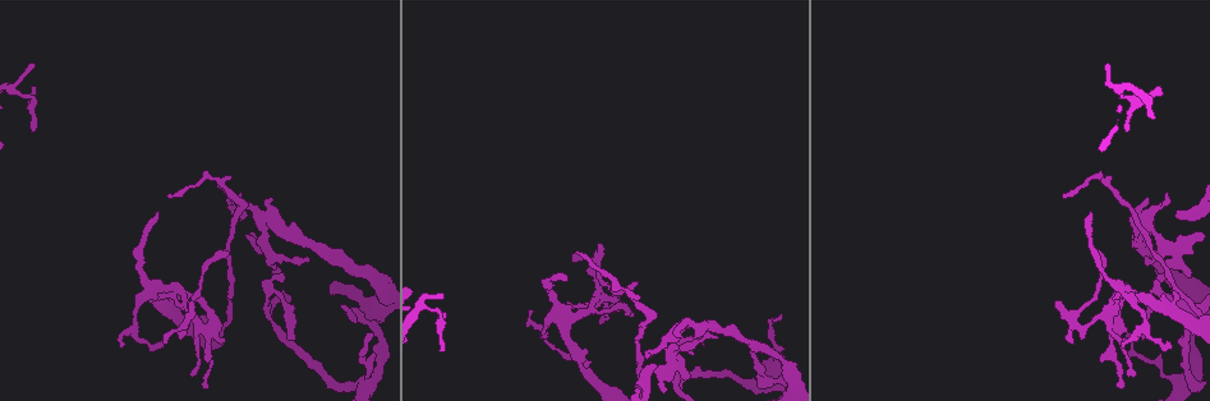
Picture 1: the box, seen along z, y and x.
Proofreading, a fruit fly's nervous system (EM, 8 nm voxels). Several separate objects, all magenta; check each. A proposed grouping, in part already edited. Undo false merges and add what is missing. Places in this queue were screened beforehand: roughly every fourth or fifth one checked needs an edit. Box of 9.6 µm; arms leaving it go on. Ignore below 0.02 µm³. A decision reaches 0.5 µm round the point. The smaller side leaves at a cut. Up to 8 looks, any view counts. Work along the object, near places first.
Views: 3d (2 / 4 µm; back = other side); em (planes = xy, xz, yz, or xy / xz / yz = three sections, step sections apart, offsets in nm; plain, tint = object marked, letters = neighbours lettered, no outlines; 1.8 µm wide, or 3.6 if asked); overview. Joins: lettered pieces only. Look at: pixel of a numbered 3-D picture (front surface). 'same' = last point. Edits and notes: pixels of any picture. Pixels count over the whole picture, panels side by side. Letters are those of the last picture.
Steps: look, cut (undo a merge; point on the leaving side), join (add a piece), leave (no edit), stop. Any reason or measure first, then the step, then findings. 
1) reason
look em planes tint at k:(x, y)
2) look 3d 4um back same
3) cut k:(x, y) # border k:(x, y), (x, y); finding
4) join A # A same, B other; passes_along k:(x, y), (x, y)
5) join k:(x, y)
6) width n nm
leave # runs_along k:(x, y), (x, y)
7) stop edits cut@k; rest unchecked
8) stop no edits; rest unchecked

tapers out
look em planes tint at 1:(1089, 213)

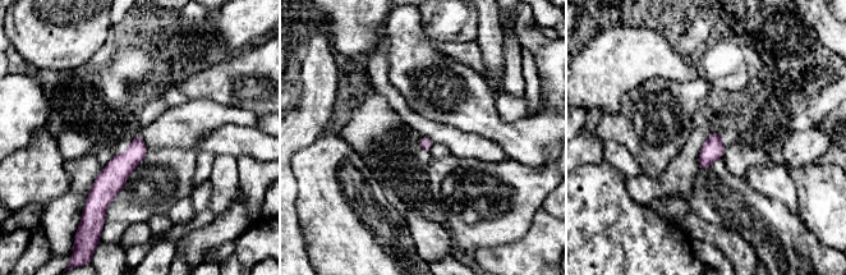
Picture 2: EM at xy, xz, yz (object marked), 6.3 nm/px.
look em planes letters same

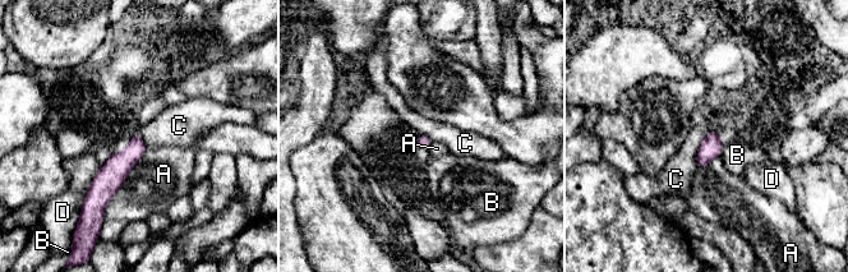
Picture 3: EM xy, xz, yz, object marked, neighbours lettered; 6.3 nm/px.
longest_contact A 550 nm
leave # A other, B other, C other, D other; border 3:(709, 130), (700, 146), (696, 167); no lettered piece goes on from it

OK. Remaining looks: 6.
thin end
look em xz step 4 tint at 1:(31, 64)

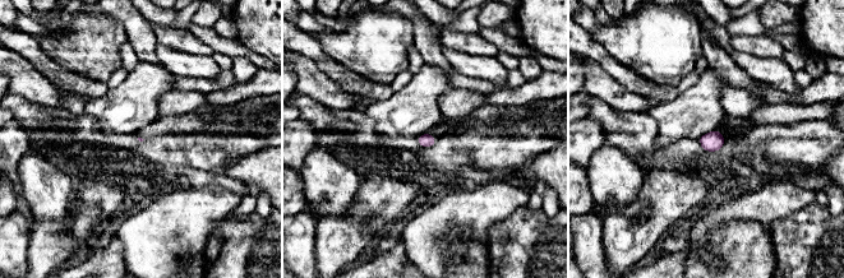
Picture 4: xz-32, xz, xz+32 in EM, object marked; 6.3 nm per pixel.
another direction
look em planes letters same

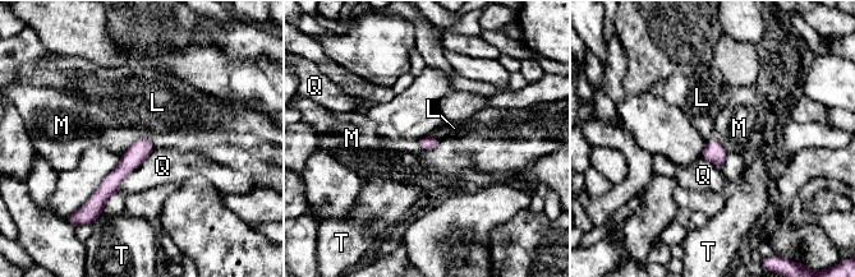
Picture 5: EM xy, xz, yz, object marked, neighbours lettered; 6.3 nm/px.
width 90 nm
leave # L other, M other, Q other, T other; runs_along 5:(146, 142), (111, 184), (92, 202); none of them fits

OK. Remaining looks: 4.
arms part here
look em yz step 16 tint at 1:(564, 326)

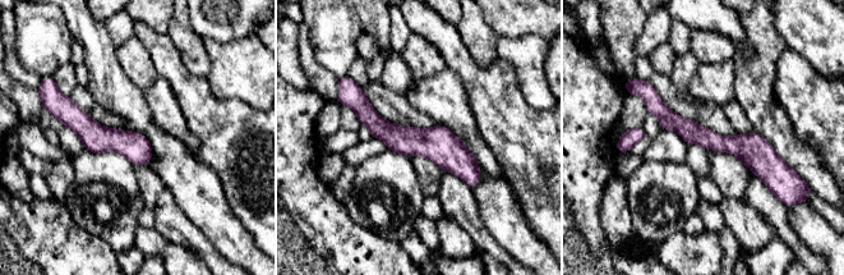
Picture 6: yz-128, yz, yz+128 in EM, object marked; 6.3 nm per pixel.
another direction
look em planes tint same

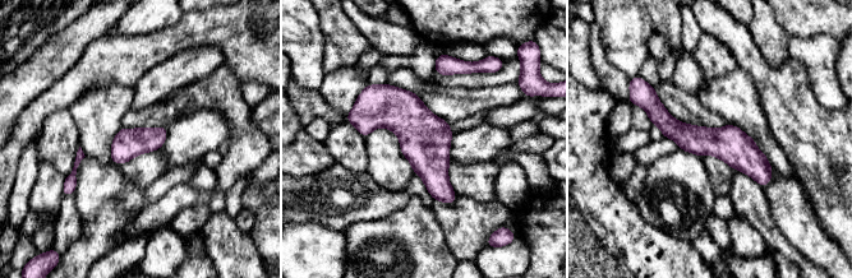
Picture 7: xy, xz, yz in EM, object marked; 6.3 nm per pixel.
look em planes letters same

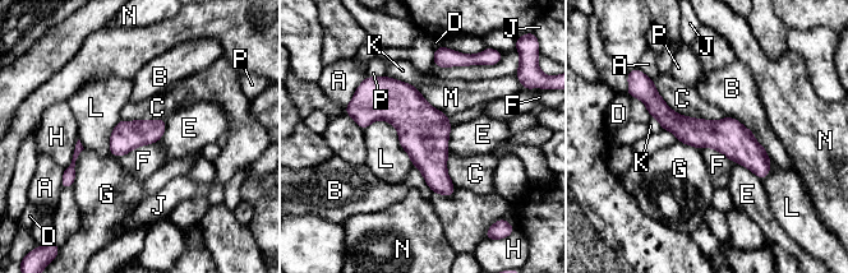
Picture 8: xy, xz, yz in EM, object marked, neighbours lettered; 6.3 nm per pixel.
longest_contact C 550 nm
leave # A other, B other, C other, D other, E other, F other, G other, H other, J other, K other, L other, M other, N other, P other; border 8:(158, 139), (137, 146), (118, 157); continuous, no second cell

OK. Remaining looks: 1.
stop no edits; rest unchecked

